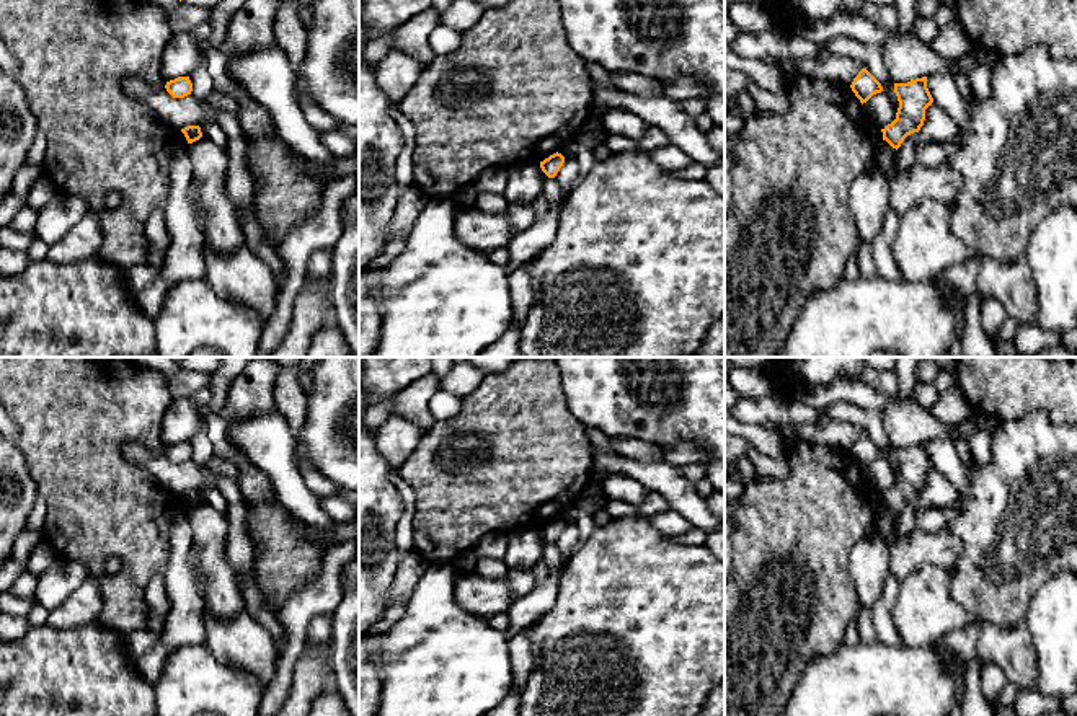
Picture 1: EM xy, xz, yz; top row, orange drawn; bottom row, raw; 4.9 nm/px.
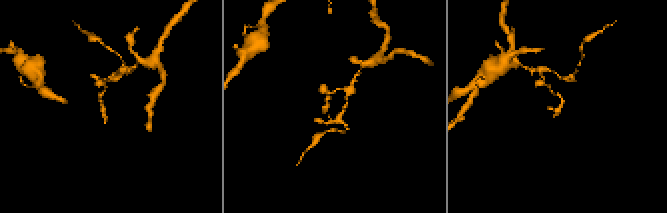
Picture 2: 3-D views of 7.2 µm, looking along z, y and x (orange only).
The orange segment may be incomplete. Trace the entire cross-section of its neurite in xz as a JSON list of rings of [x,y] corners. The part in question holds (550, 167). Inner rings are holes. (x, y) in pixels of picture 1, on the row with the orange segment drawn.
[[[556,152],[548,158],[545,158],[543,161],[540,161],[540,168],[548,178],[555,178],[560,168],[563,166],[563,163],[565,163],[565,157]]]

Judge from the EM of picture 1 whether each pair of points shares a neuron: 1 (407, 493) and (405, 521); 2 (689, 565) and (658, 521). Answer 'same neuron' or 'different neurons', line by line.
1: same neuron
2: different neurons

